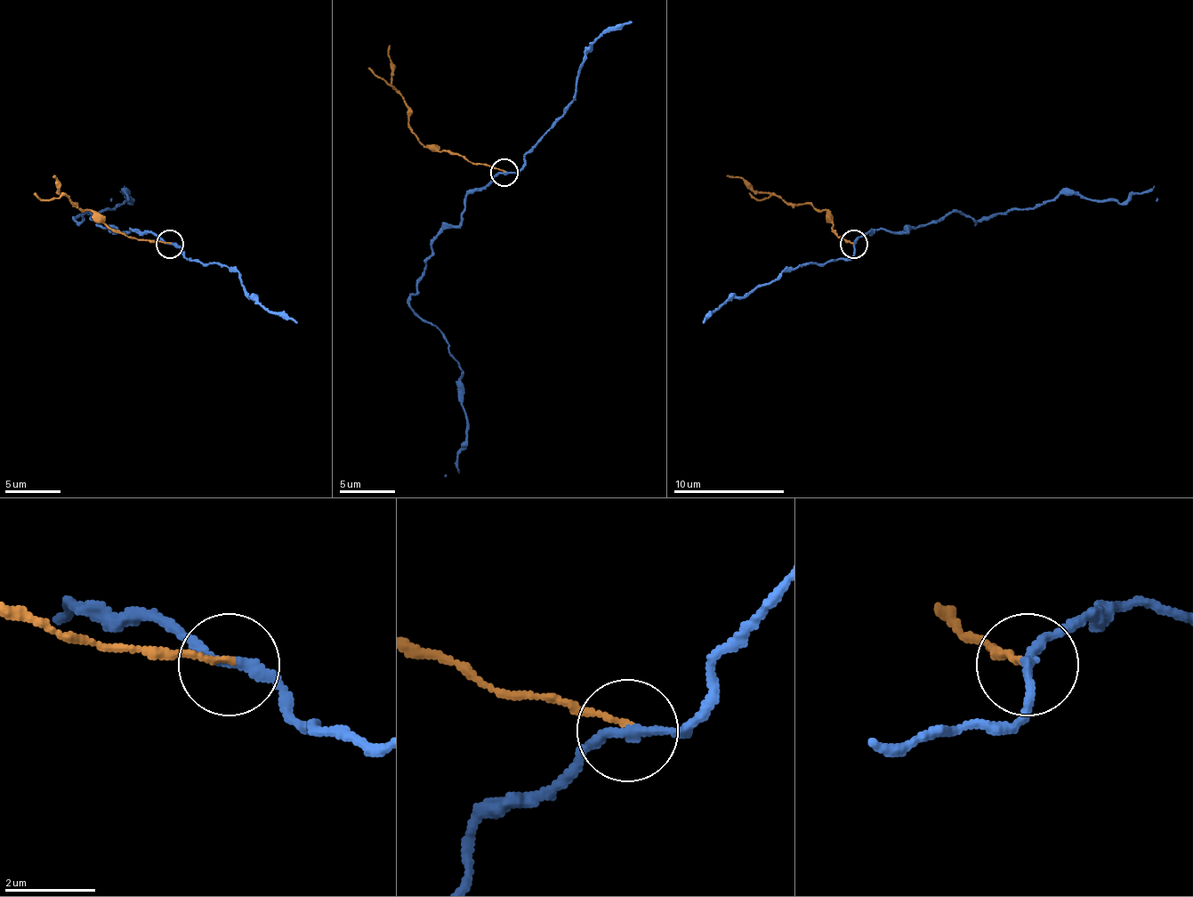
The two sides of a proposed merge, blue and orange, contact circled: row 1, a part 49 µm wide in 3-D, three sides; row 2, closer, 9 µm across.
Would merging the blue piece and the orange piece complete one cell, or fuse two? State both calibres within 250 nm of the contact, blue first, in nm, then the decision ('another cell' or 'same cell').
220/110 nm | another cell

